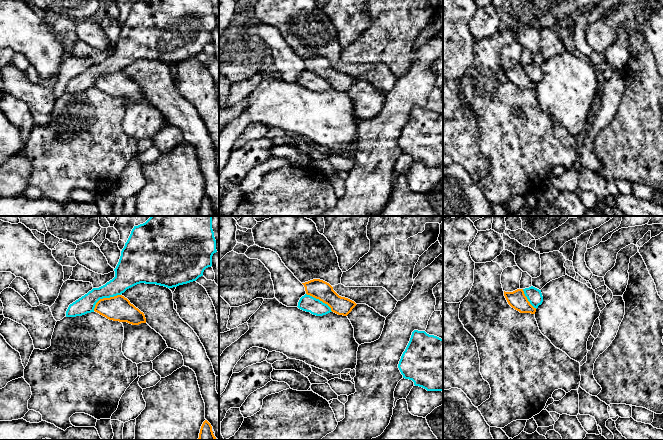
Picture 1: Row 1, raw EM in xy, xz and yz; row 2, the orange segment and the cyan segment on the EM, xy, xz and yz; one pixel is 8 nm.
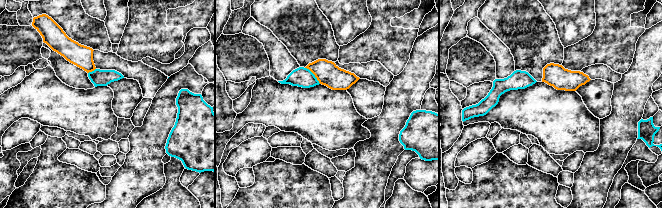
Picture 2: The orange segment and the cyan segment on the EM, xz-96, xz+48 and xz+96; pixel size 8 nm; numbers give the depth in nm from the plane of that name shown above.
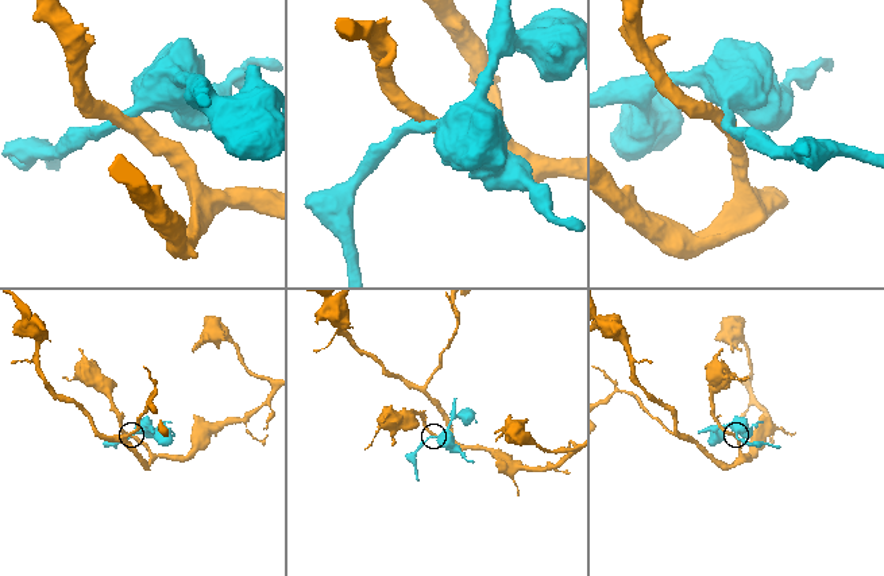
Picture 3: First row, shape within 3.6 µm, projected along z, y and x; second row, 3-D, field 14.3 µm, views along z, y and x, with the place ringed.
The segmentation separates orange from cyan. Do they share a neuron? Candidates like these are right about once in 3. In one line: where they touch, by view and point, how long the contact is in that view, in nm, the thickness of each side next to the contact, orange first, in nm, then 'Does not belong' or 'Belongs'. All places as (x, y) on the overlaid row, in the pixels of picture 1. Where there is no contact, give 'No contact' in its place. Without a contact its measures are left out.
Touches orange at xy (104, 298). Shared border 260 nm. Thickness 200 nm (orange) against 190 nm. Does not belong

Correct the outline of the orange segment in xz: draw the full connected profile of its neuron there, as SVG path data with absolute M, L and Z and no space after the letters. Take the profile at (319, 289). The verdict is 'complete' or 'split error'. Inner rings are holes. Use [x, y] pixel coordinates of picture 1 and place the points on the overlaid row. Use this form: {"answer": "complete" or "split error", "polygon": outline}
{"answer": "complete", "polygon": "M313 279L302 284L305 287L307 295L327 304L331 308L331 311L338 315L347 316L357 305L354 301L339 296L333 290L333 287L323 280Z"}

